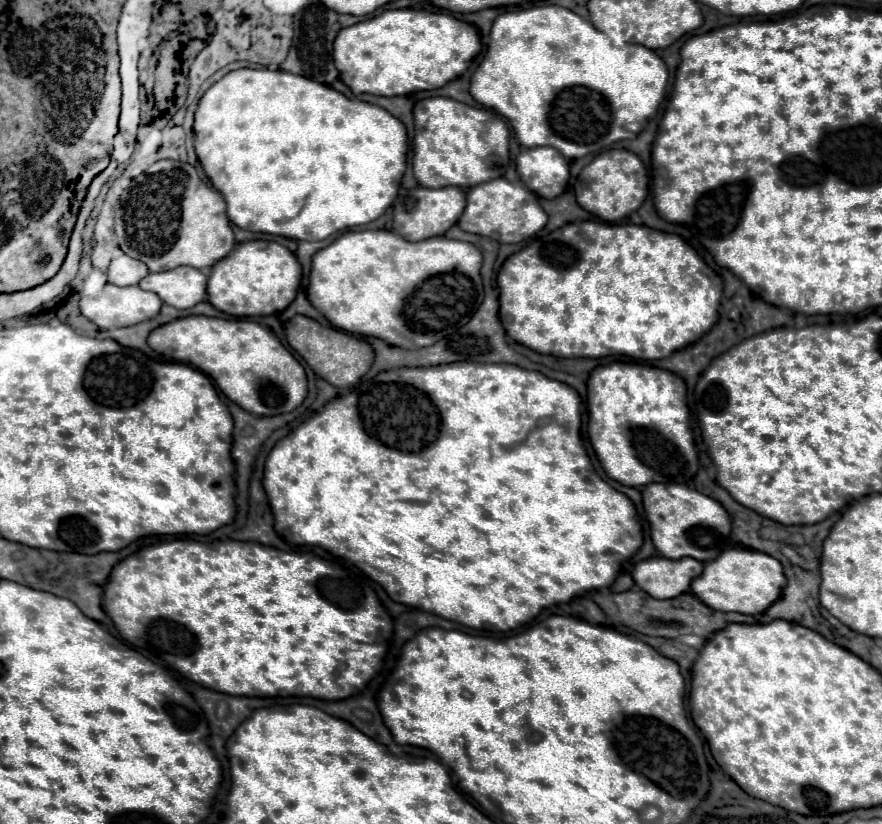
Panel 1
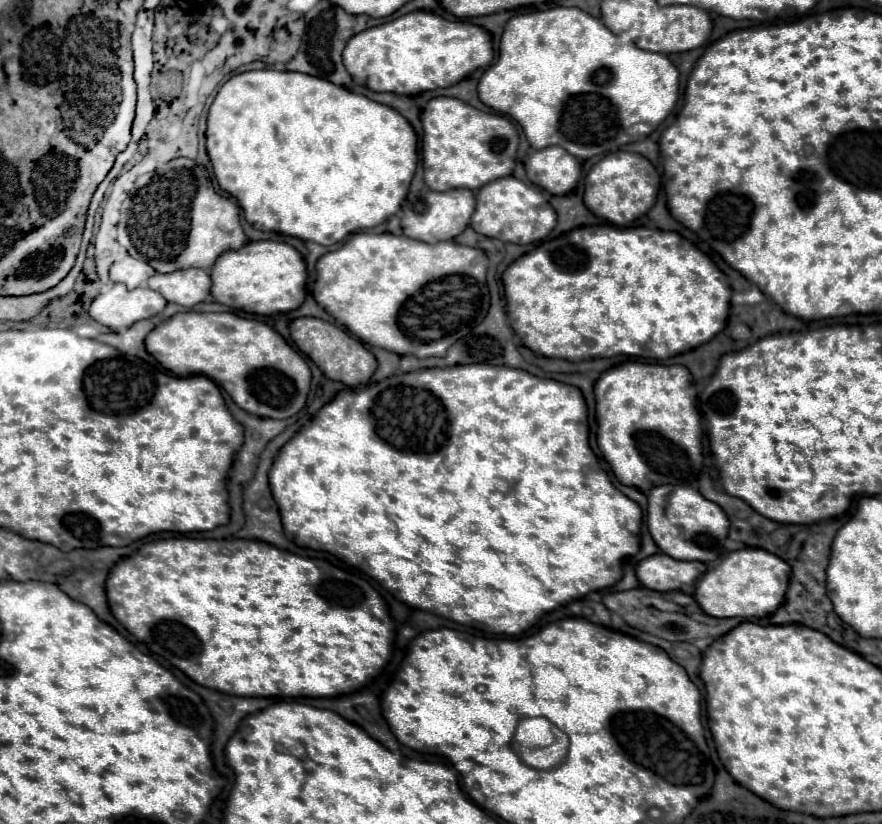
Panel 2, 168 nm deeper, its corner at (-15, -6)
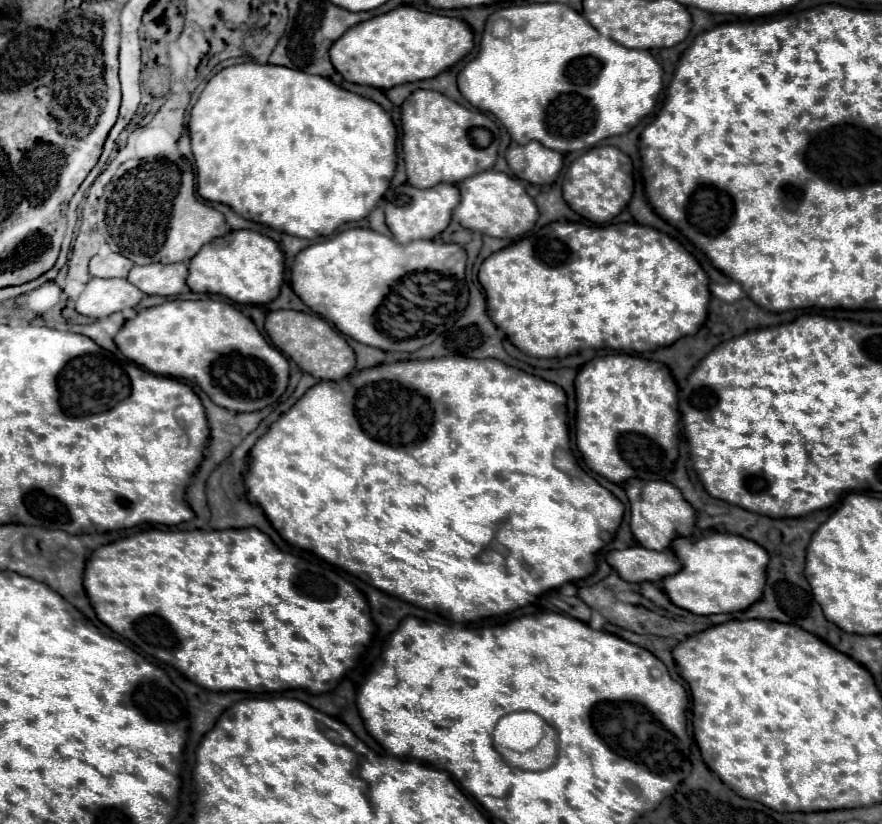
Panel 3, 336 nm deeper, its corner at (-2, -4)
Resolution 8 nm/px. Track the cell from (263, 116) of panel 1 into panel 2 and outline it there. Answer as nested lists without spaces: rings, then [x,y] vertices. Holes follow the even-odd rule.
[[[251,70],[251,72],[233,76],[217,92],[217,96],[209,108],[209,118],[207,118],[207,154],[211,158],[219,186],[239,202],[239,206],[243,208],[245,220],[253,228],[271,230],[271,232],[295,236],[301,240],[311,240],[321,246],[329,246],[329,244],[345,240],[349,234],[353,234],[357,230],[379,226],[399,212],[401,202],[405,200],[405,196],[409,192],[409,184],[411,184],[411,178],[417,168],[417,134],[415,134],[413,126],[397,110],[383,106],[379,102],[373,102],[361,94],[353,94],[353,92],[345,90],[343,86],[335,86],[327,80],[321,80],[321,78],[315,78],[309,74],[301,74],[301,72]]]

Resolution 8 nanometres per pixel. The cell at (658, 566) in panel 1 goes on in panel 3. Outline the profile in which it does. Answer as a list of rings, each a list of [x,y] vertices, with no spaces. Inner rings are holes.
[[[638,544],[624,550],[610,550],[606,560],[626,582],[658,582],[682,568],[672,550],[654,552]]]

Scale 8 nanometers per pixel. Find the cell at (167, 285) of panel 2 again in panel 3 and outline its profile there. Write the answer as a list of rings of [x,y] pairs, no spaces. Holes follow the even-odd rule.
[[[146,264],[134,266],[128,274],[128,282],[140,288],[144,294],[158,294],[158,296],[174,296],[180,294],[186,286],[186,264]]]

